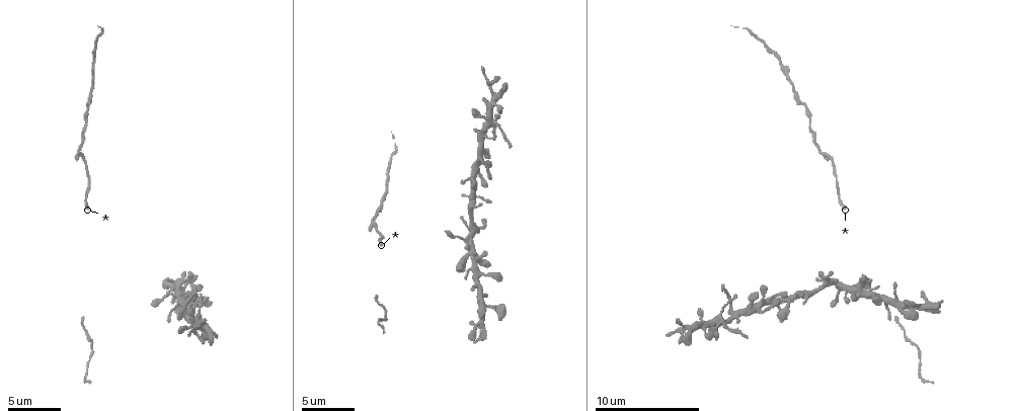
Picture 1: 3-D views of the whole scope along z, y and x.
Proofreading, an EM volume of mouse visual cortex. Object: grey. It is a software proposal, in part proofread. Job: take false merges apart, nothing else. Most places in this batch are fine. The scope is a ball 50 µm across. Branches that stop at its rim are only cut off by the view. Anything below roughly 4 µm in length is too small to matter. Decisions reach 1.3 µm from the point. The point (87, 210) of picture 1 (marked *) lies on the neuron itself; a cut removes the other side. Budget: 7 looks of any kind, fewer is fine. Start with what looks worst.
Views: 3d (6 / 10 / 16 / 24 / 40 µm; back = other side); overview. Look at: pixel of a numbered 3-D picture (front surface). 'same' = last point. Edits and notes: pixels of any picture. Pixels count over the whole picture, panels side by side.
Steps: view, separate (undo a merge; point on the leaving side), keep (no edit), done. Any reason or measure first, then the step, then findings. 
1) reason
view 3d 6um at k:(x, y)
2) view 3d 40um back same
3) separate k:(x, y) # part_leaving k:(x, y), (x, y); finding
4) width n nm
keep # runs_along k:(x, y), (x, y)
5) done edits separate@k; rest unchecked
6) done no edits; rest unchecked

view 3d 10um at 1:(888, 306)

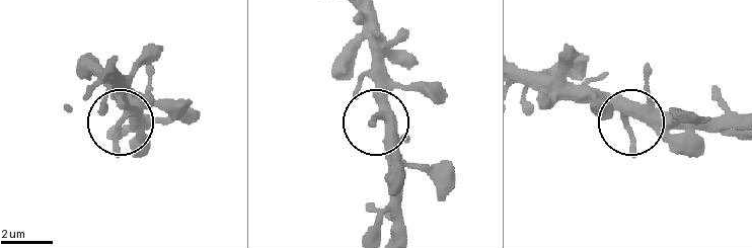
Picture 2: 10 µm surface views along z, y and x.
side_arm 6 um; arms 3
keep # all the same neuron

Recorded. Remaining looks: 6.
thin arm on a thick one
view 3d 10um at 1:(733, 316)

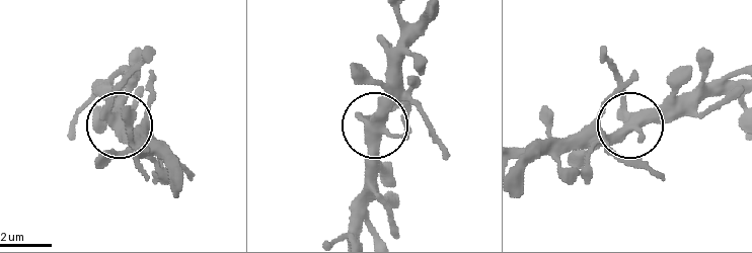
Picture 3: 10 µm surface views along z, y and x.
width 380 nm
keep # continuous, no second neuron

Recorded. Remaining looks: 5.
thin arm on a thick one
view 3d 10um at 1:(688, 326)

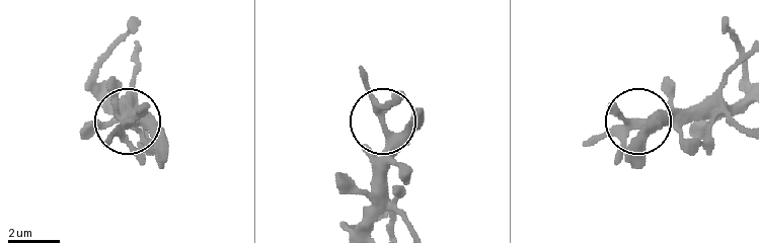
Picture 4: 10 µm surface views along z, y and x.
view 3d 6um at 4:(643, 120)

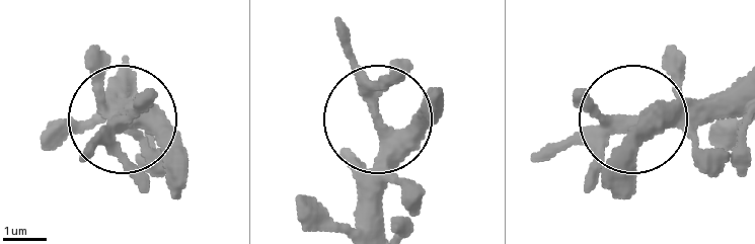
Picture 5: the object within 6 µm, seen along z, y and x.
arms 4
keep # runs_along 5:(741, 102), (600, 125), (548, 153); one neuron here

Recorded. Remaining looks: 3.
a narrow waist
view 3d 6um at 1:(380, 209)

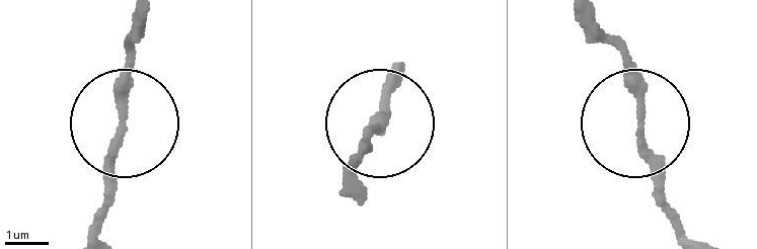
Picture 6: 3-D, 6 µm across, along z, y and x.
keep # runs_along 6:(687, 229), (639, 132), (636, 66), (593, 15); one neuron here

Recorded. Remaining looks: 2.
done no edits; rest unchecked

